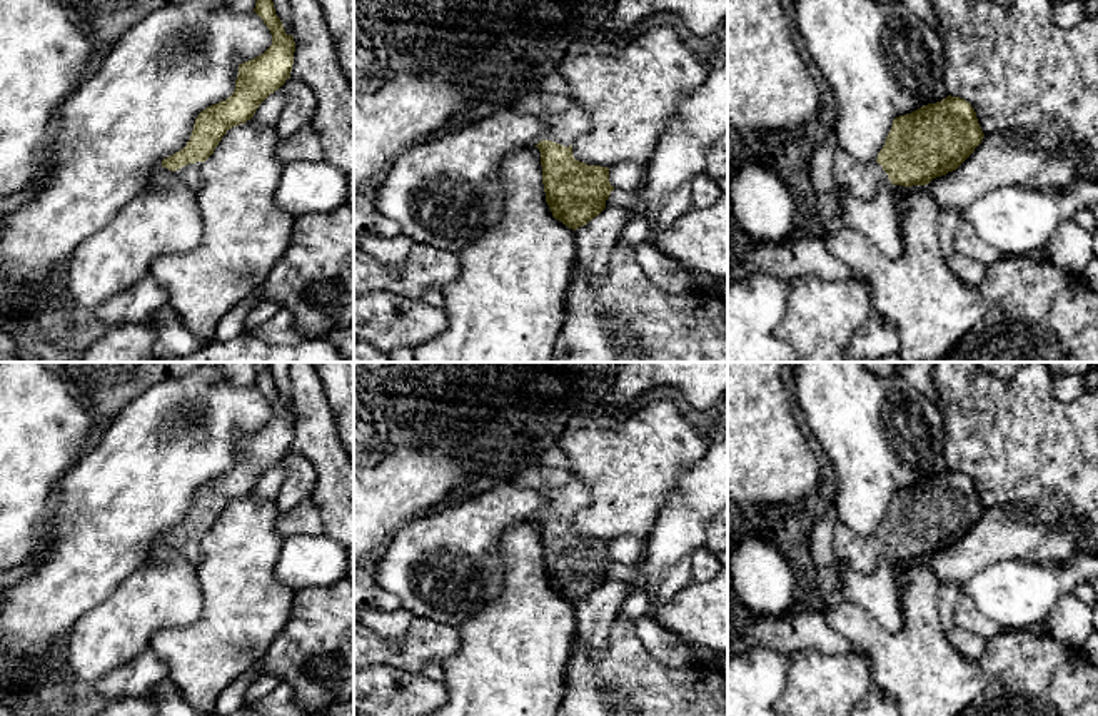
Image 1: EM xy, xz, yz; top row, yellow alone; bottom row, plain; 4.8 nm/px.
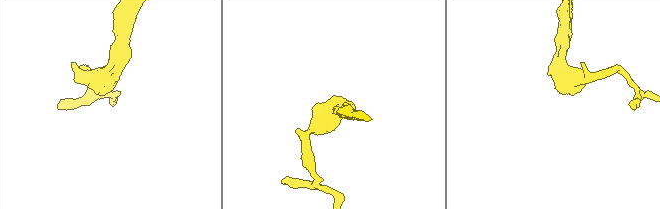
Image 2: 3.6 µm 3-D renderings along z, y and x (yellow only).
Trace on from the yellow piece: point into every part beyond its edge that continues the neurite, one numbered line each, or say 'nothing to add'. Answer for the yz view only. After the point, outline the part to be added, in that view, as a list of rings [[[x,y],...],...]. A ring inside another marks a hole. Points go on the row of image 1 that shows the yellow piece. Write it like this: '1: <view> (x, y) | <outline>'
1: yz (858, 179) | [[[839,145],[833,147],[833,179],[834,187],[859,200],[871,200],[881,185],[891,184],[876,160],[854,160]]]

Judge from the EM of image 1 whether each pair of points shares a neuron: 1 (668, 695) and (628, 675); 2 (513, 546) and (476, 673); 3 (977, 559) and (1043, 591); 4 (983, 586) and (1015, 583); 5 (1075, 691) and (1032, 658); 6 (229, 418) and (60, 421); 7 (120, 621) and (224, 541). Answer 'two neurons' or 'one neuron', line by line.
1: one neuron
2: one neuron
3: two neurons
4: one neuron
5: one neuron
6: two neurons
7: two neurons

